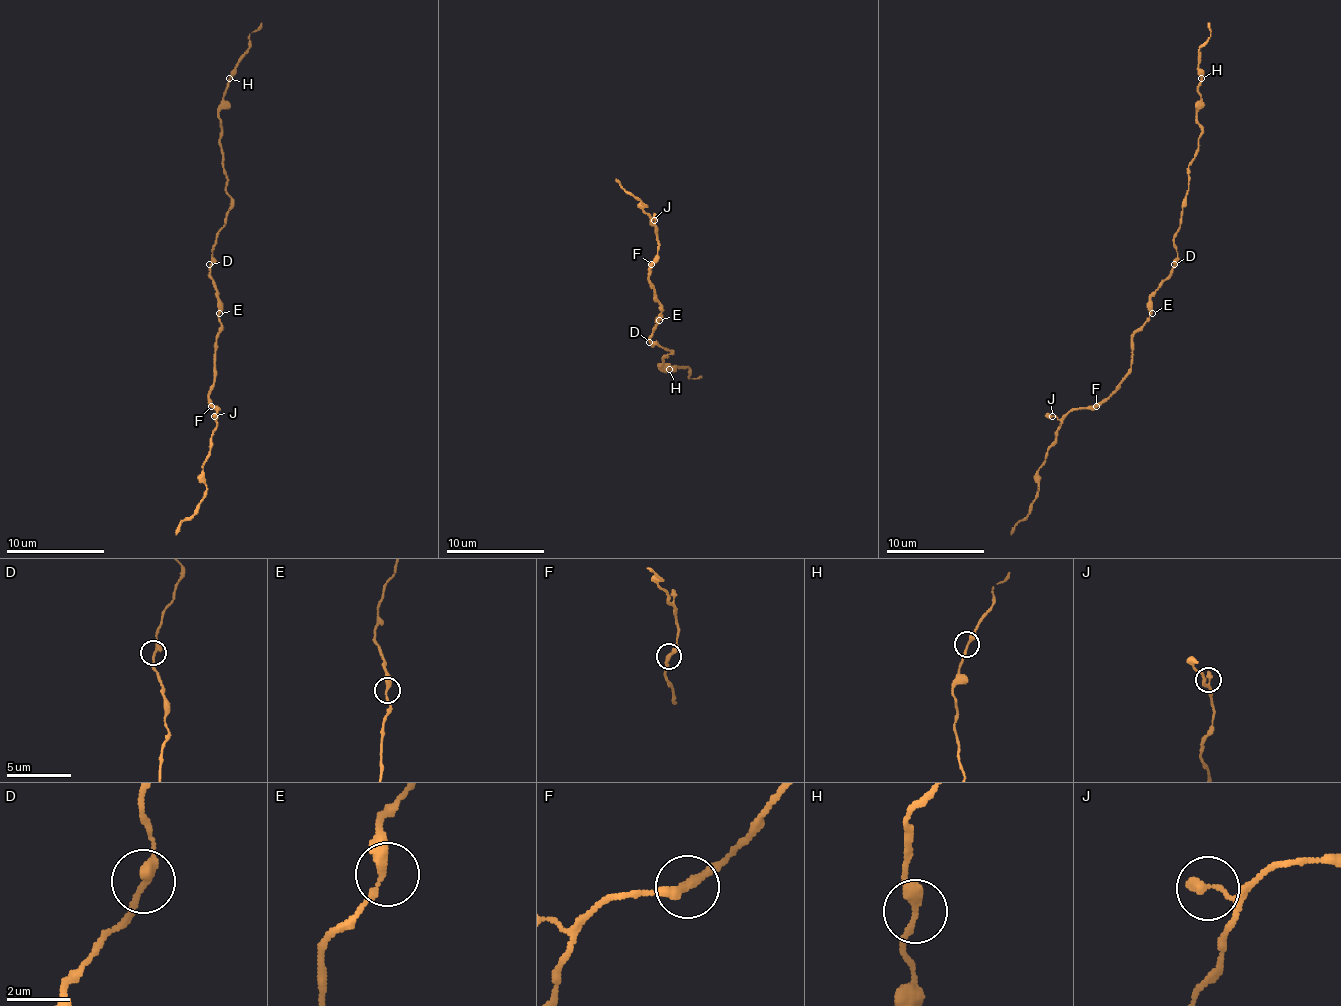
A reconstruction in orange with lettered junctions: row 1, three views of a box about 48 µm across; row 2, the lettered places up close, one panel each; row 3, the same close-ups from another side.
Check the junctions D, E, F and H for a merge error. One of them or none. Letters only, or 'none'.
none

